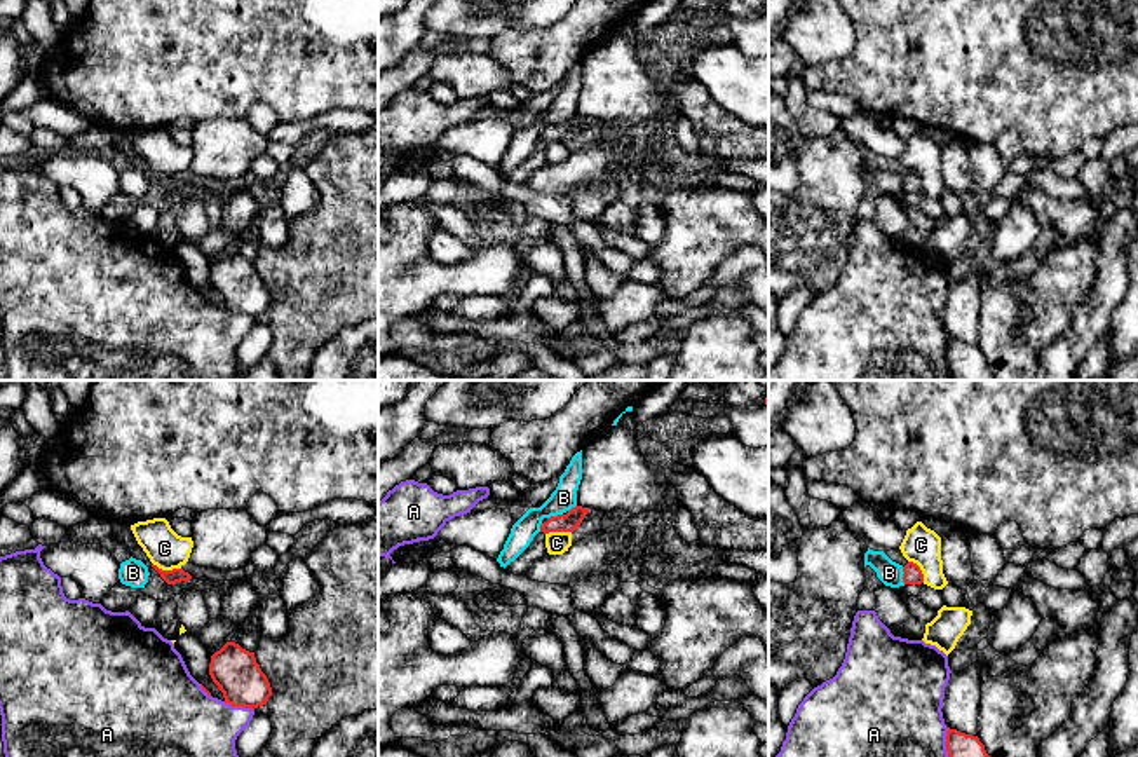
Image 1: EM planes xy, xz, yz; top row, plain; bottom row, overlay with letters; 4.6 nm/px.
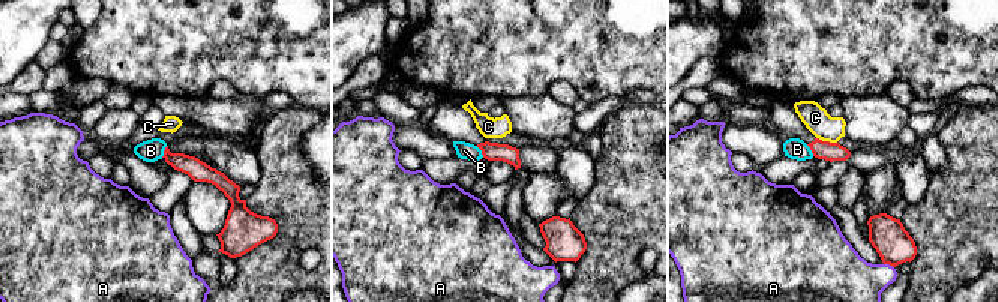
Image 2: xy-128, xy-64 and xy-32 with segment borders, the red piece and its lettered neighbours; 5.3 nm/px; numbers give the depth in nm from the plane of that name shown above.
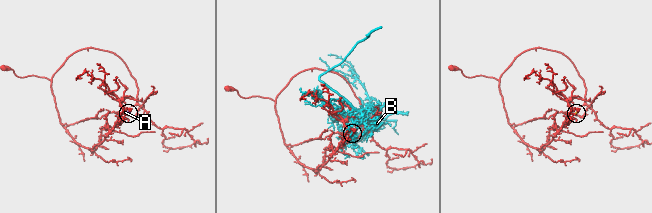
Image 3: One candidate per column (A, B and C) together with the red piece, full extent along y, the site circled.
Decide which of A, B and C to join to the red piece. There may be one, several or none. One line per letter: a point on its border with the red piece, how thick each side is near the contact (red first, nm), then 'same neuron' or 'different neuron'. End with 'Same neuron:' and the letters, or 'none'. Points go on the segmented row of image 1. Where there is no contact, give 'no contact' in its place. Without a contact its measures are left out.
A: xy (239, 705) | 220/320 nm | different neuron
B: yz (903, 576) | 80/110 nm | different neuron
C: xy (166, 571) | 70/170 nm | different neuron
Same neuron: none

